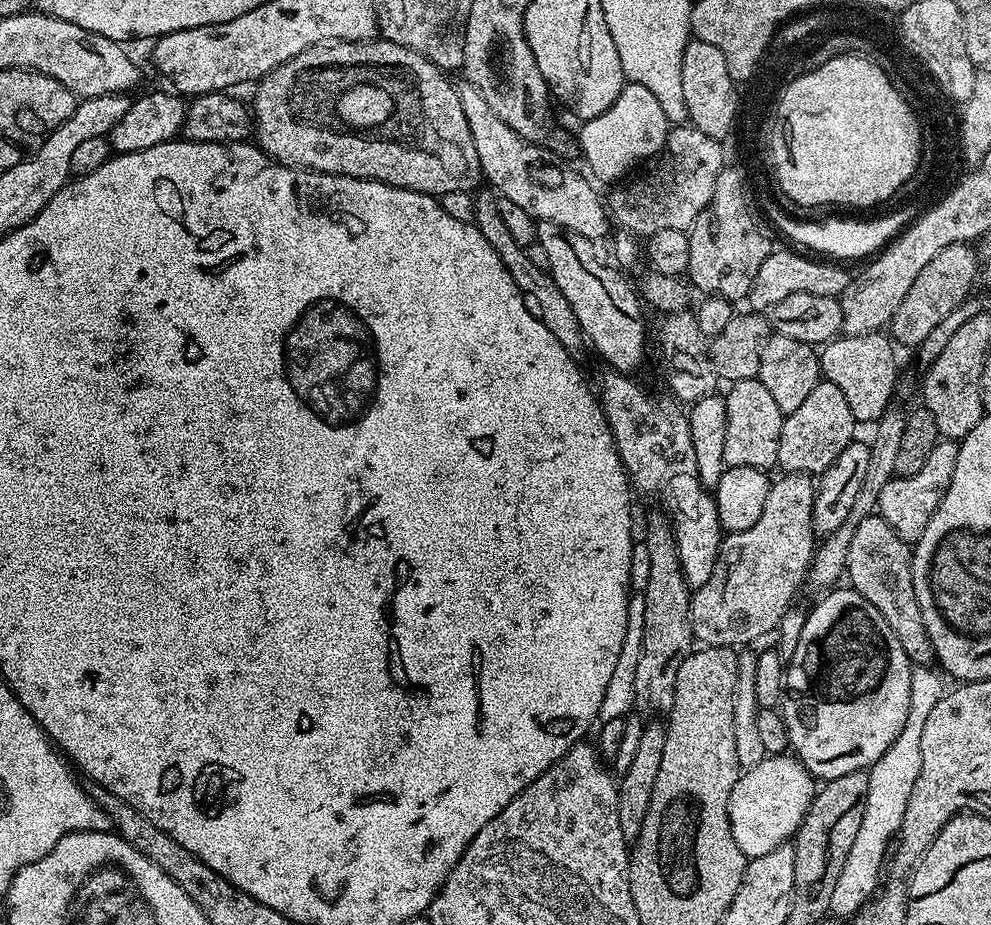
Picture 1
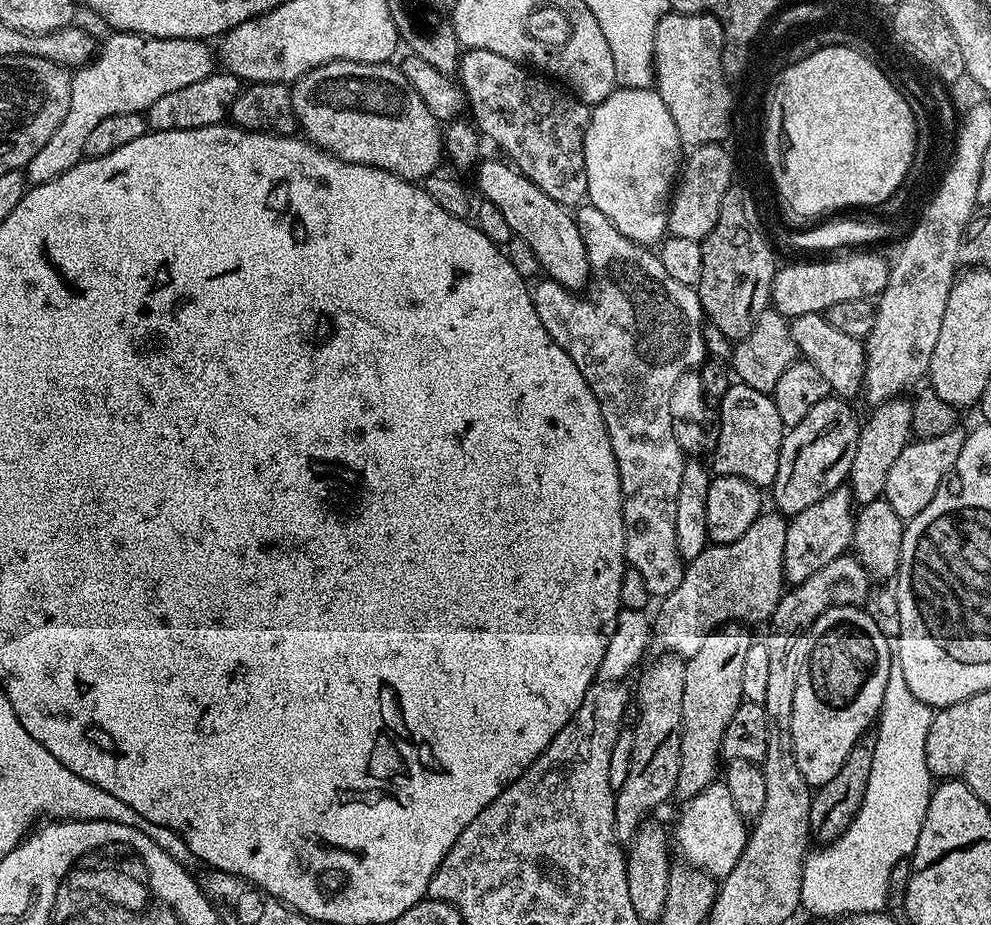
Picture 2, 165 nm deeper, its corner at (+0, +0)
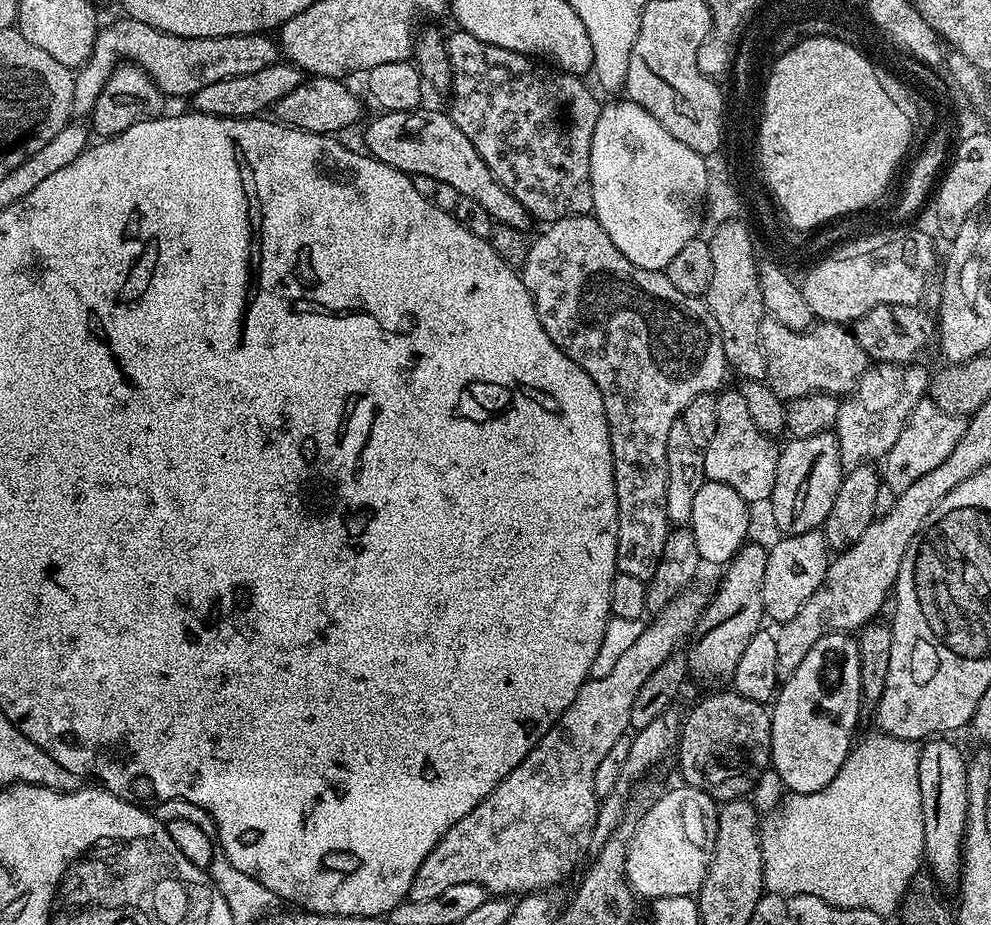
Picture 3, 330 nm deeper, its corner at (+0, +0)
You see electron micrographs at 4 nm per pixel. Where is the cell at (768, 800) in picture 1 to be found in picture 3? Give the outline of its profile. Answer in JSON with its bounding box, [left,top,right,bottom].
[626,786,717,902]

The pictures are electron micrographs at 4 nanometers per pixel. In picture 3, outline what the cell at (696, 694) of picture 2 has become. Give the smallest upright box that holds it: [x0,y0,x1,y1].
[686,543,768,681]

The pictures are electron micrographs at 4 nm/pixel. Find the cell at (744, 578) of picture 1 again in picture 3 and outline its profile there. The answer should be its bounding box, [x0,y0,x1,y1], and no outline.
[407,590,706,902]

